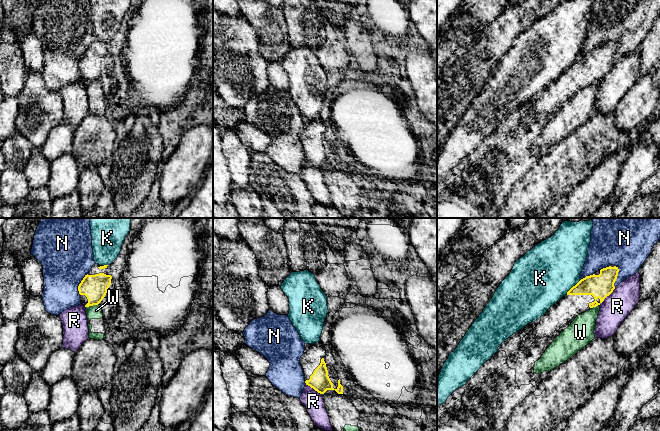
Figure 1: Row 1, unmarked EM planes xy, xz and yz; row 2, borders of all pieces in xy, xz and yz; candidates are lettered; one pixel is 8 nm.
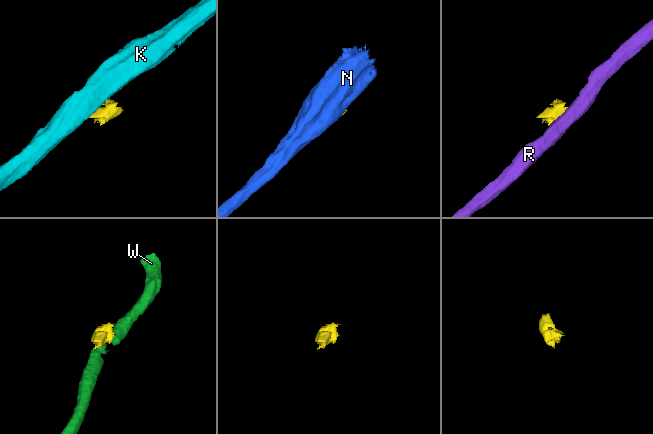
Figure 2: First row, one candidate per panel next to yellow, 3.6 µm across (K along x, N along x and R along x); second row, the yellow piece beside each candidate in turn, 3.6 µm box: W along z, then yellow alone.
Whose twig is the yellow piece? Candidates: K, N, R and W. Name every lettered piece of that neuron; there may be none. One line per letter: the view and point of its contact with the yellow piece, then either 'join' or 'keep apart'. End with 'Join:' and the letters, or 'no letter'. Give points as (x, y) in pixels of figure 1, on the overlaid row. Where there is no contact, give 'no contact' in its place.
K: yz (573, 286) | keep apart
N: xy (79, 284) | keep apart
R: yz (607, 295) | keep apart
W: xy (92, 305) | keep apart
Join: no letter

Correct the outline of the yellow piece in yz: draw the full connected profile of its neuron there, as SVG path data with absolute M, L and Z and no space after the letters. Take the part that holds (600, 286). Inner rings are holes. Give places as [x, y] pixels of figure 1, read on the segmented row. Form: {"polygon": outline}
{"polygon": "M611 265L581 279L541 316L540 323L524 344L525 350L538 339L549 337L578 315L600 305L615 289L618 272L618 267Z"}

